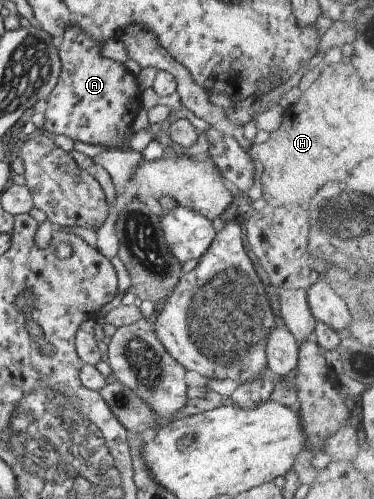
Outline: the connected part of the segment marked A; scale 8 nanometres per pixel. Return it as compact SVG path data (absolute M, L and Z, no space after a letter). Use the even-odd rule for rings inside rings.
M75 25L70 26L65 29L63 33L63 37L61 37L61 43L59 43L59 47L57 47L56 51L58 54L58 59L60 62L60 73L56 80L56 85L53 87L53 90L48 94L47 109L45 109L44 121L43 121L43 130L53 133L53 135L63 135L68 137L72 142L79 141L85 144L99 144L106 145L109 147L115 147L111 149L117 149L117 146L123 151L127 150L128 147L128 128L132 119L135 117L136 113L141 108L140 101L140 92L137 89L137 84L135 81L135 76L128 73L119 62L115 62L106 58L100 57L100 45L101 42L93 42L87 35L84 35Z

